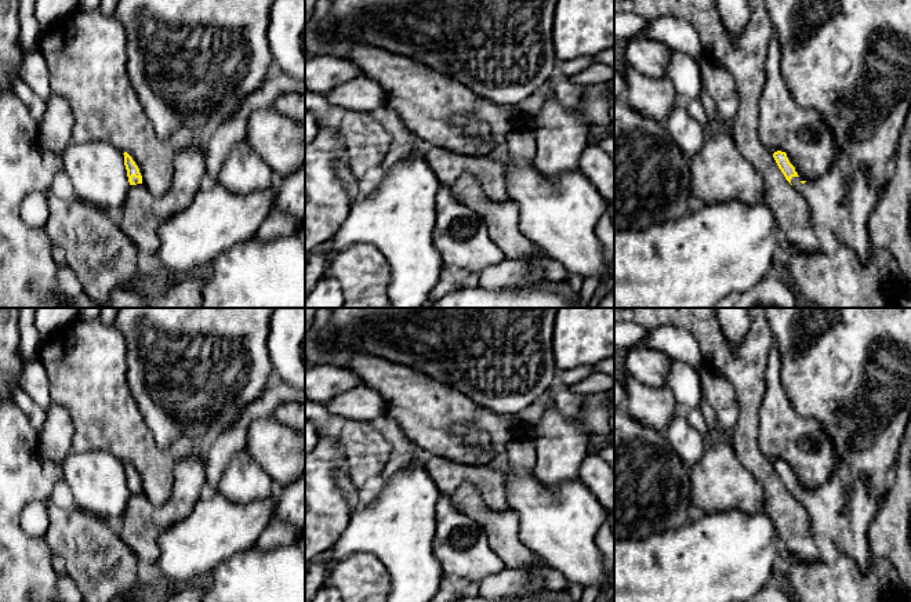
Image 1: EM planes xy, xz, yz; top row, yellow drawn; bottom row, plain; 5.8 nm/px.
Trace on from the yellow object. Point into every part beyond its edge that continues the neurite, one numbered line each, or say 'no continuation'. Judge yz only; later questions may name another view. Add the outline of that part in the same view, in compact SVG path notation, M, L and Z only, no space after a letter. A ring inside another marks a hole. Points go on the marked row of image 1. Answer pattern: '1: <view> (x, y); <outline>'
1: yz (849, 60); M766 0L766 11L781 47L780 70L791 95L803 109L817 110L824 124L835 138L835 157L830 170L819 179L802 184L799 177L792 177L791 184L801 192L809 204L812 220L827 226L841 244L848 246L863 262L872 253L867 222L872 208L885 191L889 178L890 162L896 156L896 146L901 137L905 116L911 108L911 0Z

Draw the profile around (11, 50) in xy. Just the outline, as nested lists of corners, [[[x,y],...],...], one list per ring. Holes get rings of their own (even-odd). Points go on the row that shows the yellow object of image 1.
[[[0,0],[0,90],[12,91],[12,81],[19,79],[19,33],[19,0]]]

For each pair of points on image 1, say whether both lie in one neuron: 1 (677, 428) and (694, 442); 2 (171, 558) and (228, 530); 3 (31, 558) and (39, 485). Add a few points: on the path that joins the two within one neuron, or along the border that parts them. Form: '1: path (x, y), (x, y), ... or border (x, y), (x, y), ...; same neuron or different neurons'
1: path (681, 432), (690, 442); same neuron
2: path (185, 554), (214, 532); same neuron
3: path (14, 539), (14, 507), (20, 501); same neuron

